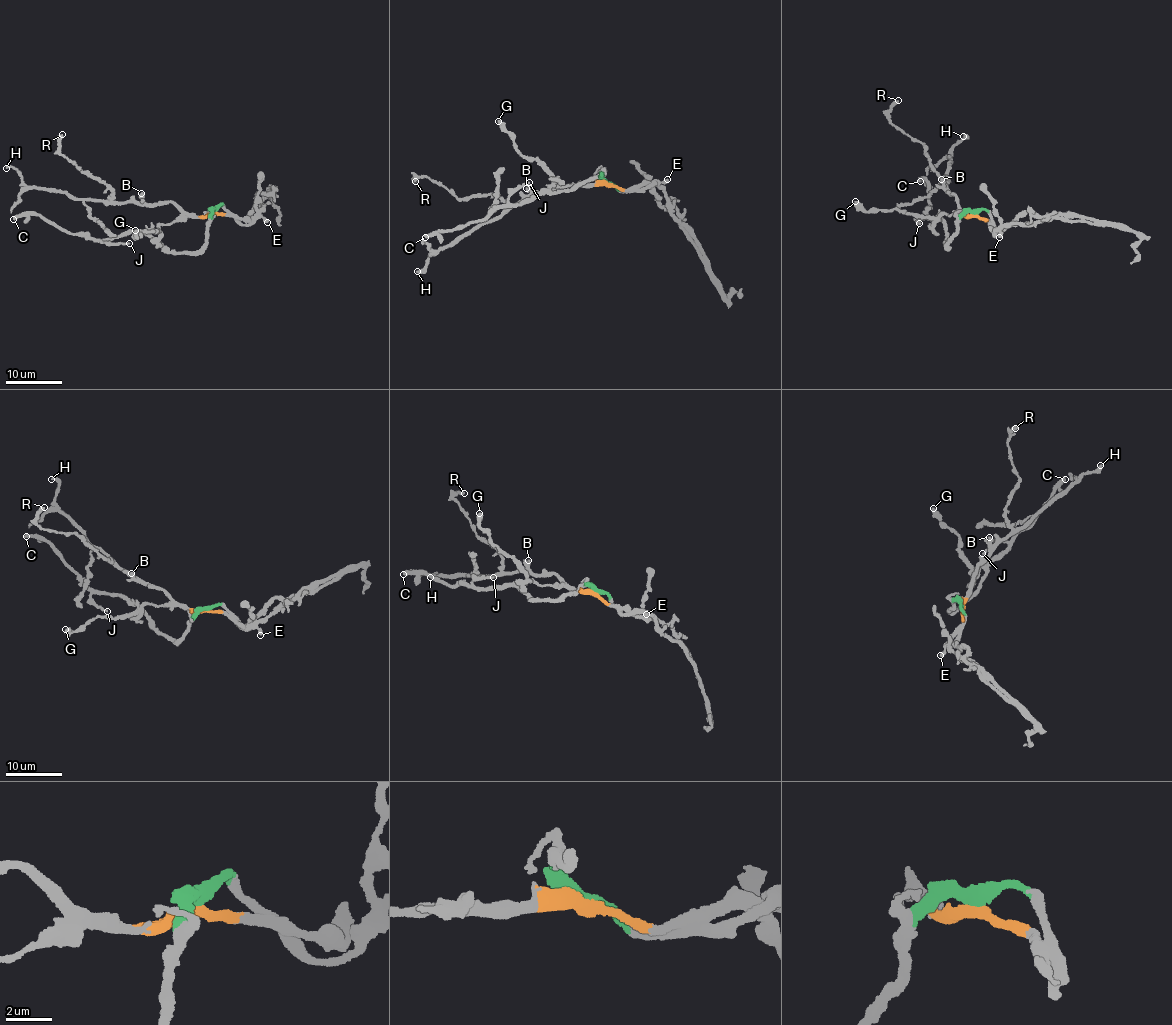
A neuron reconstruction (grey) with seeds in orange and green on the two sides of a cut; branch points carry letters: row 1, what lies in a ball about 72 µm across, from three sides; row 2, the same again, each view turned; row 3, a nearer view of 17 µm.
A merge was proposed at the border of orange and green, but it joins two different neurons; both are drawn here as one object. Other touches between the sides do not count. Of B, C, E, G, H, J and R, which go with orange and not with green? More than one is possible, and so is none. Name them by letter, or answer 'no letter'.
B, H, R

